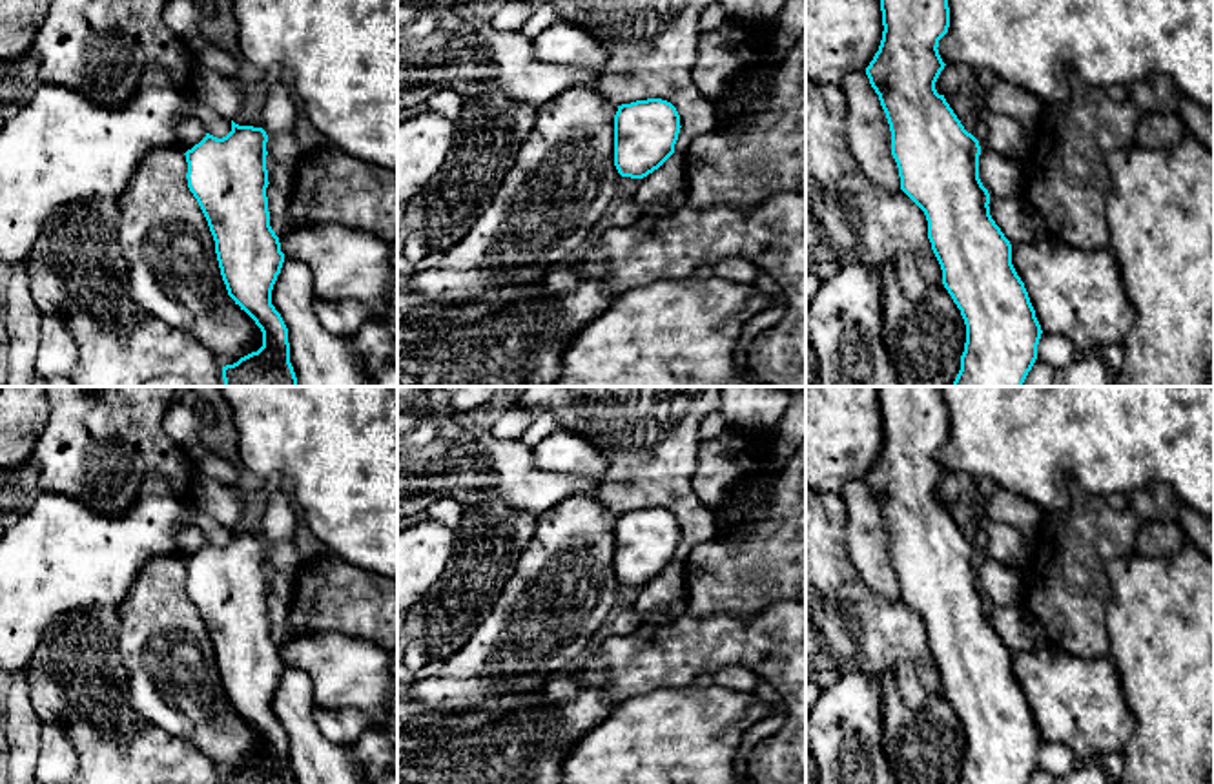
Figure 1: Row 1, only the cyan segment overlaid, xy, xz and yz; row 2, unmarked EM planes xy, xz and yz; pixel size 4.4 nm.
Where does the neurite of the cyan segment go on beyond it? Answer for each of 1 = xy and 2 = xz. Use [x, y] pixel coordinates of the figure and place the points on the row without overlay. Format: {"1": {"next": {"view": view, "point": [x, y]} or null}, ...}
{"1": {"next": null}, "2": {"next": null}}

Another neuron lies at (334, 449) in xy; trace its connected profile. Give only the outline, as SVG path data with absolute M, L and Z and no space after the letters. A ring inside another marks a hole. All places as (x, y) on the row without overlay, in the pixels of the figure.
M219 387L233 412L241 463L266 483L279 483L293 501L299 520L330 552L374 574L397 580L397 387Z

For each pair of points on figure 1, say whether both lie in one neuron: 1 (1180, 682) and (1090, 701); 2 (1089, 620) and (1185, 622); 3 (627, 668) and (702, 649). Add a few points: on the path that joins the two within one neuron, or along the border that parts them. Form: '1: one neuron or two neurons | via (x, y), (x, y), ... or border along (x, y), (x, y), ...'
1: two neurons | border along (1109, 655), (1134, 719), (1132, 735)
2: two neurons | border along (1107, 577), (1111, 589), (1107, 617), (1109, 655)
3: one neuron | via (646, 660), (660, 653), (684, 649)

